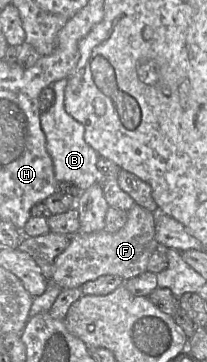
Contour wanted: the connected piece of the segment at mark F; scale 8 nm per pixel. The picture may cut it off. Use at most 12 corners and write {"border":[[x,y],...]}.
{"border":[[143,202],[120,229],[77,232],[52,283],[147,271],[156,215]]}

